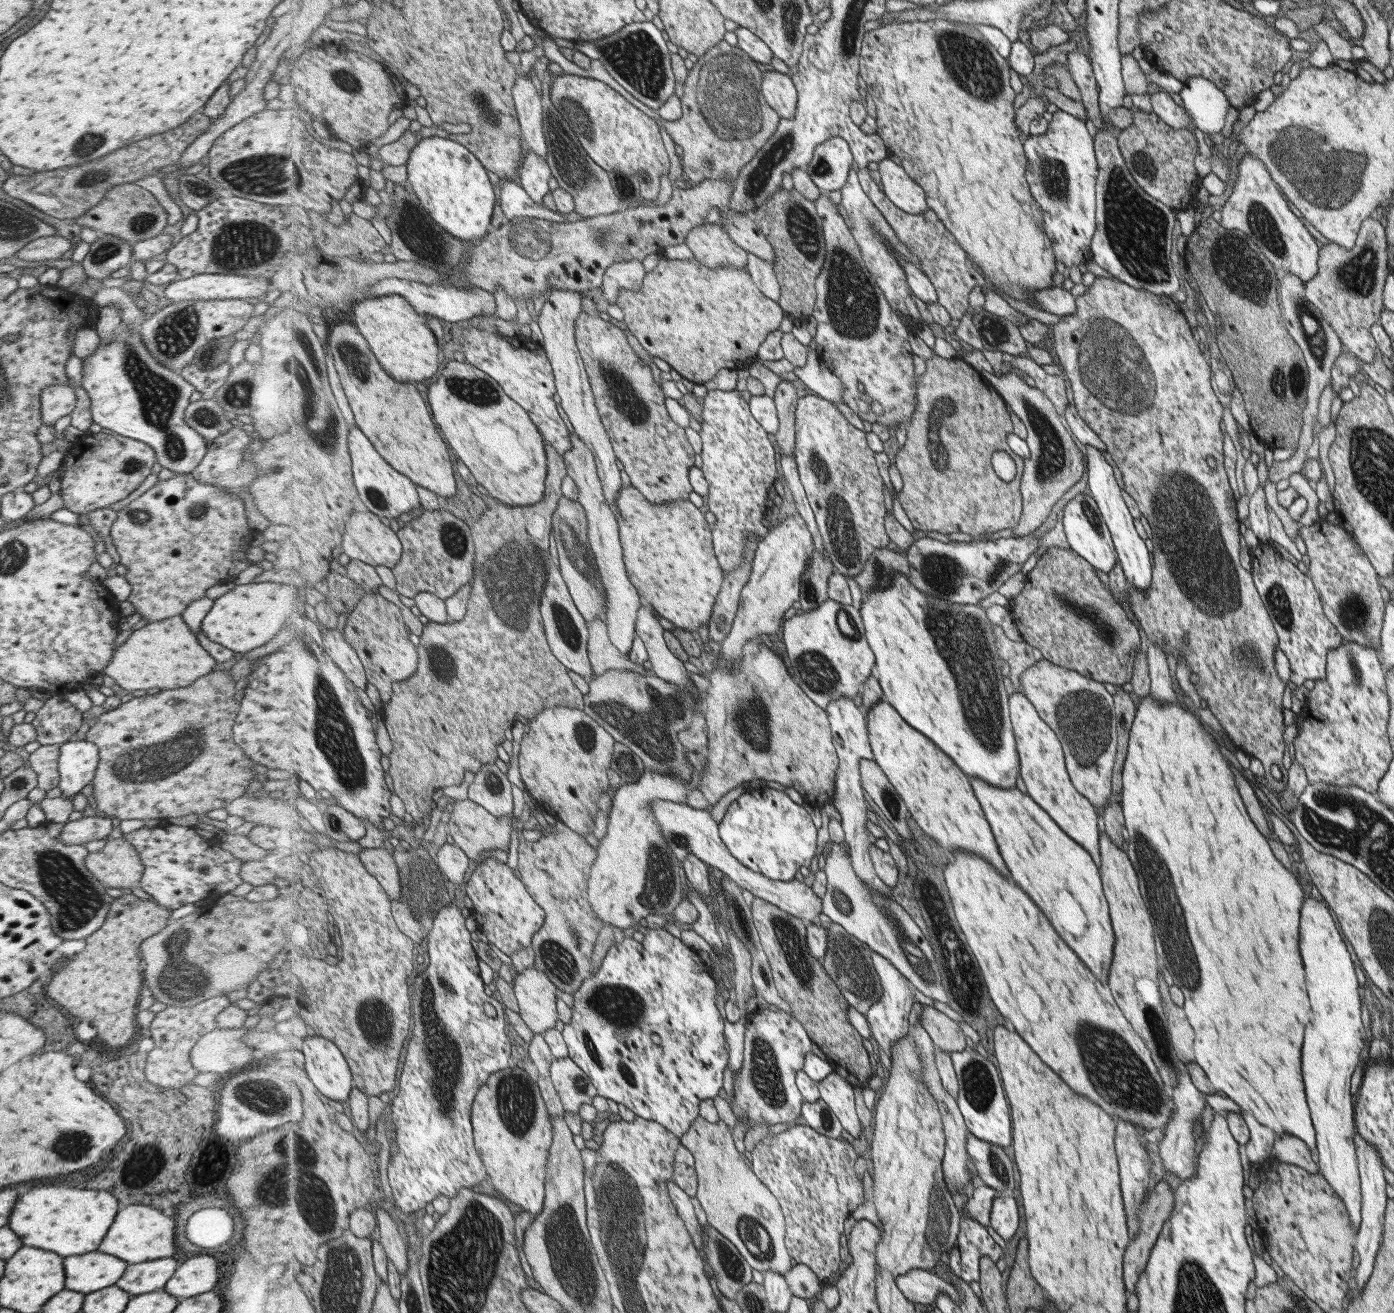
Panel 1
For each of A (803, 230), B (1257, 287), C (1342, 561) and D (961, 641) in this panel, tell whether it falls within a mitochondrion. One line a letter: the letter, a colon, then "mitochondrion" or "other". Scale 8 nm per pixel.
A: mitochondrion
B: mitochondrion
C: other
D: mitochondrion

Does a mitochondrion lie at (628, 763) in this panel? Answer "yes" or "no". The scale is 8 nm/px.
yes

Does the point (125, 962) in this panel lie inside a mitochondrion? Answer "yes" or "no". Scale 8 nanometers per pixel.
no

